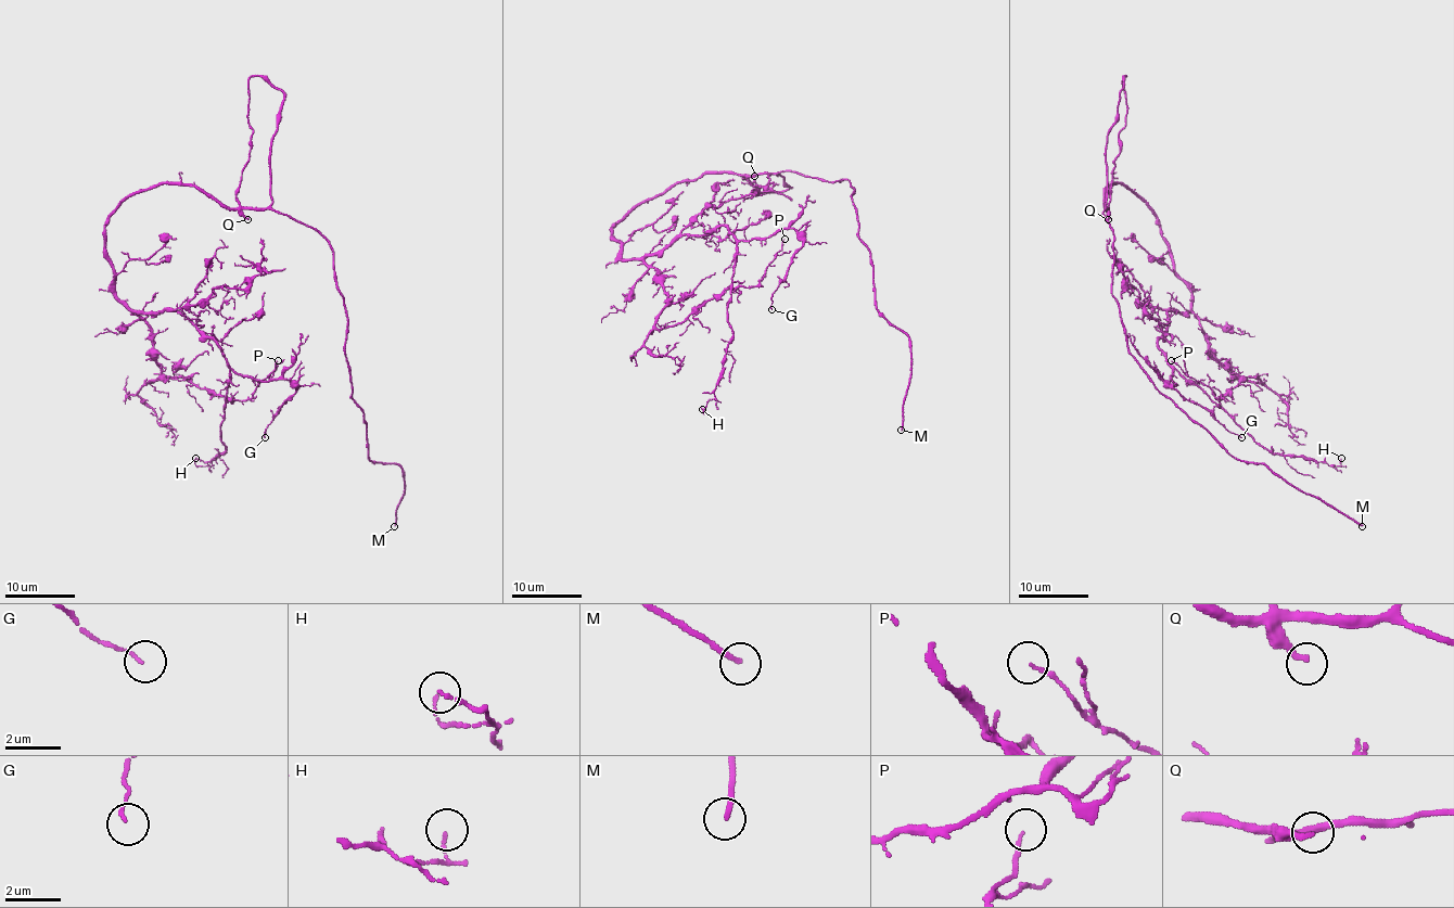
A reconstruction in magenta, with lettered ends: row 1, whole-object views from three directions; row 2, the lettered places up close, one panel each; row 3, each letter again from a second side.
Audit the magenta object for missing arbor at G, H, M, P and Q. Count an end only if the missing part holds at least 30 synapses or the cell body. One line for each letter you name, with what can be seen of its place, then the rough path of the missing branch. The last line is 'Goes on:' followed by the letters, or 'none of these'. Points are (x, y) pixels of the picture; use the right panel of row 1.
M: Place: (1362, 526). Course of what is missing: (1362, 526), (1365, 526), (1333, 503), (1313, 496), (1298, 504)
Q: Place: (1108, 219)
Goes on: M, Q

